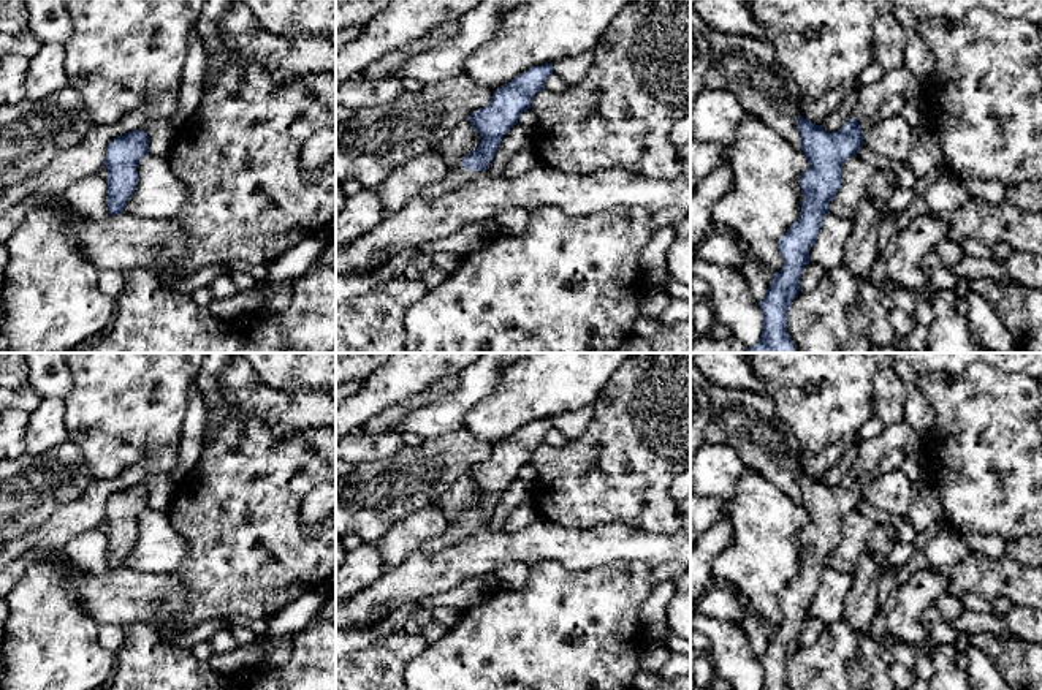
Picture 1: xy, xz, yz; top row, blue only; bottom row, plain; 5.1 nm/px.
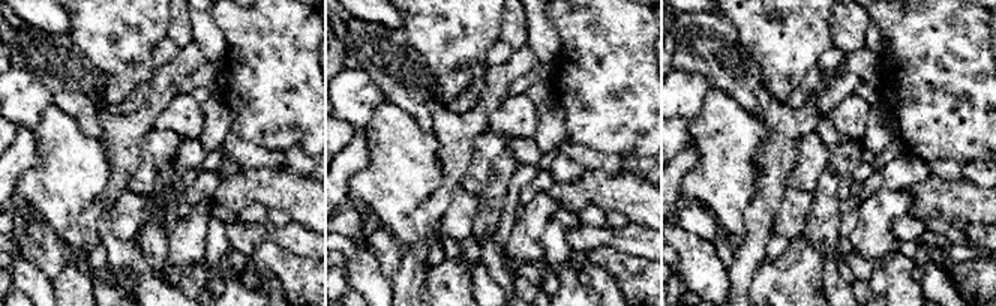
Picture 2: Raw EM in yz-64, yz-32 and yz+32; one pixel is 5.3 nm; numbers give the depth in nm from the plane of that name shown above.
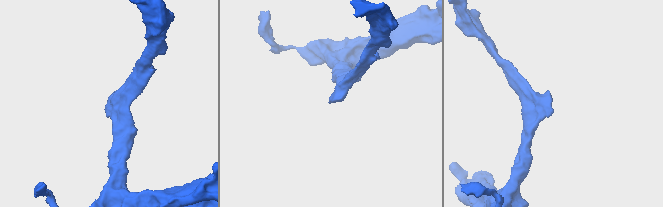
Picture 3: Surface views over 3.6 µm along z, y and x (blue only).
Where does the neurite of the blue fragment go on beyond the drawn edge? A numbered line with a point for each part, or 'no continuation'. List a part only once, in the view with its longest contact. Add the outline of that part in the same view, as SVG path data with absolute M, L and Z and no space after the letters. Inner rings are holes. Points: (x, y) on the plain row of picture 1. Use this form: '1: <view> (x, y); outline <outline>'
1: xz (458, 530); outline M462 521L450 522L447 532L439 538L432 538L432 540L426 541L421 546L421 551L424 554L434 554L447 546L451 546L454 543L462 541L464 538L467 538L473 532L467 525L469 524L466 524Z

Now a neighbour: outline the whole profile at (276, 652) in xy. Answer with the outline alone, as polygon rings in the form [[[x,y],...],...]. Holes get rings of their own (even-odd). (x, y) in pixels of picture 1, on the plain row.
[[[285,635],[266,641],[263,646],[263,662],[260,666],[264,669],[277,669],[287,665],[293,654],[293,639],[295,635]]]

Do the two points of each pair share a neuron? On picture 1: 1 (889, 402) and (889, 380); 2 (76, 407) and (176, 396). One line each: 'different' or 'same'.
1: same
2: same

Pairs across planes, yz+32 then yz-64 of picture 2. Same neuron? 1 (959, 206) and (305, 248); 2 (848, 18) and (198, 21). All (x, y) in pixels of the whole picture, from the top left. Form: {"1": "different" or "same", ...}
{"1": "different", "2": "different"}

